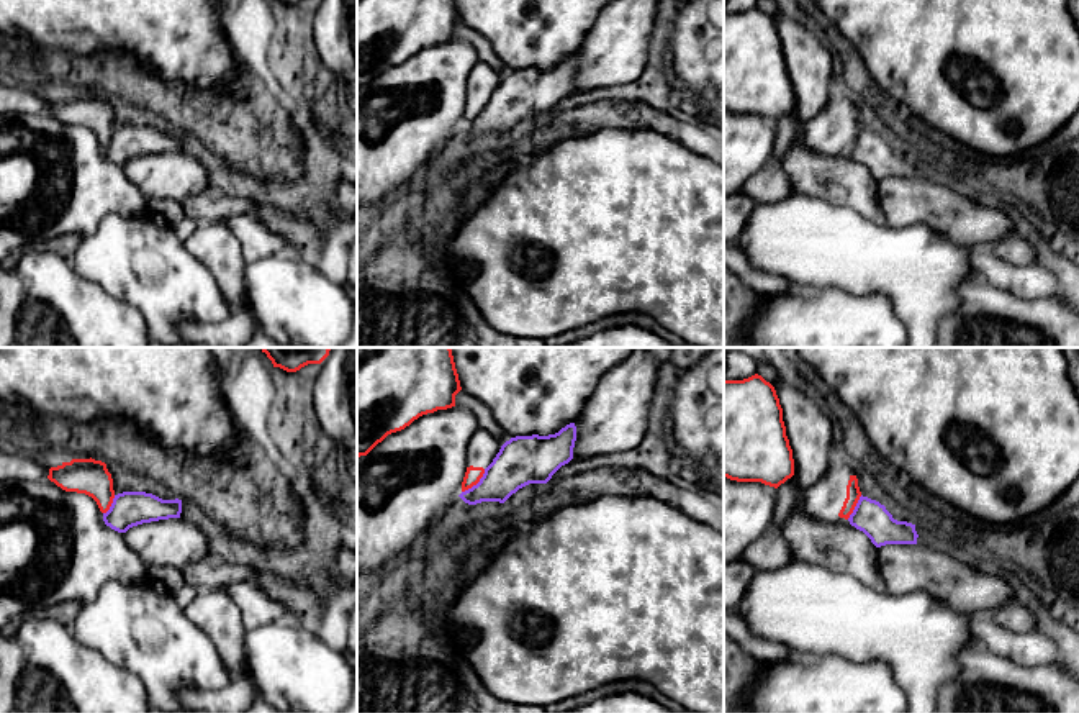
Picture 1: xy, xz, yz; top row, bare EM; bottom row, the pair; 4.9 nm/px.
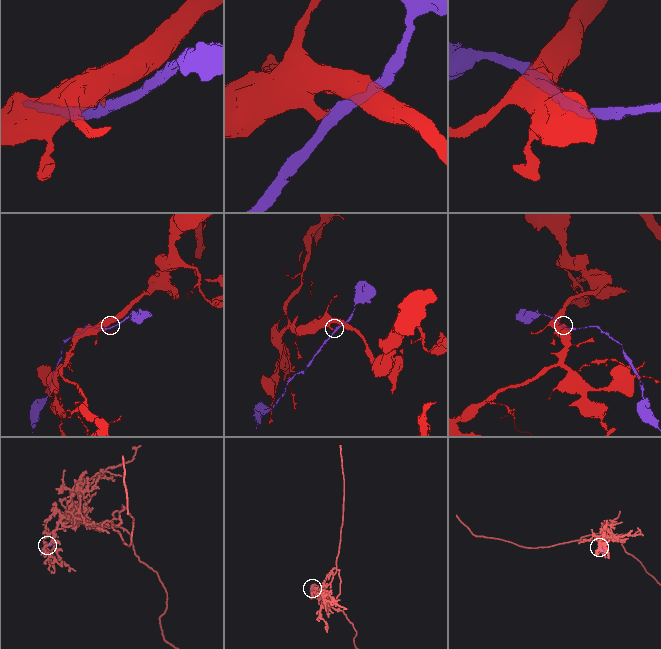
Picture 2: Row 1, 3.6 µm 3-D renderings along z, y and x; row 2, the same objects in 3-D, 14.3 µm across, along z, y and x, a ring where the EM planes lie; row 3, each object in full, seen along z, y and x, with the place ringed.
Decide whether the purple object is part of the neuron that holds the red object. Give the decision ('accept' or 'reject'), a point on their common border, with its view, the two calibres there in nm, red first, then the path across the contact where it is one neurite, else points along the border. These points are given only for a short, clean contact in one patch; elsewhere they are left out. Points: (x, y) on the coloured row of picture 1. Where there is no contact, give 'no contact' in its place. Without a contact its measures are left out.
reject; contact xz (475, 484); calibres 80 and 220 nm; border xz (485, 469), (483, 476), (462, 492)

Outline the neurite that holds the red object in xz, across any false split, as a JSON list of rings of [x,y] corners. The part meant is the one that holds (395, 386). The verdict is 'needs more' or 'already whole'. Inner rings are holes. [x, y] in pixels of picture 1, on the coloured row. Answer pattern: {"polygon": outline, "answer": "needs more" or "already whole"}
{"polygon": [[[357,347],[357,457],[419,416],[455,406],[460,390],[450,347]]], "answer": "already whole"}

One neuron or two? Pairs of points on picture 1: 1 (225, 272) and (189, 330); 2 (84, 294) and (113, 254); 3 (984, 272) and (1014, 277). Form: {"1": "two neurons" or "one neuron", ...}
{"1": "one neuron", "2": "two neurons", "3": "one neuron"}

